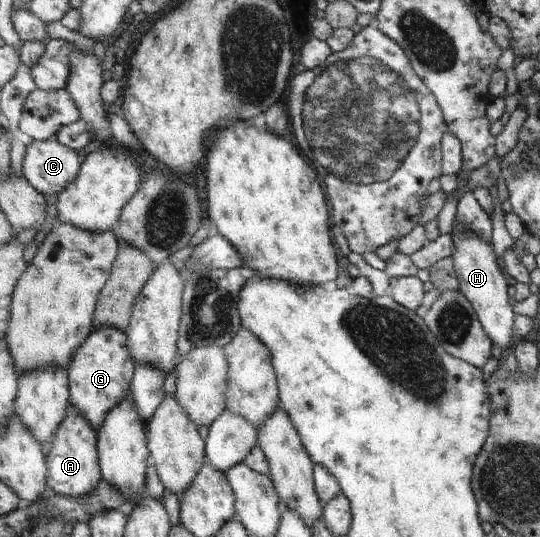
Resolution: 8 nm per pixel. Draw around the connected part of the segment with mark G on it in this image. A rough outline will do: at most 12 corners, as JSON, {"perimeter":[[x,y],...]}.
{"perimeter":[[94,326],[67,372],[70,404],[99,432],[130,396],[127,336]]}

